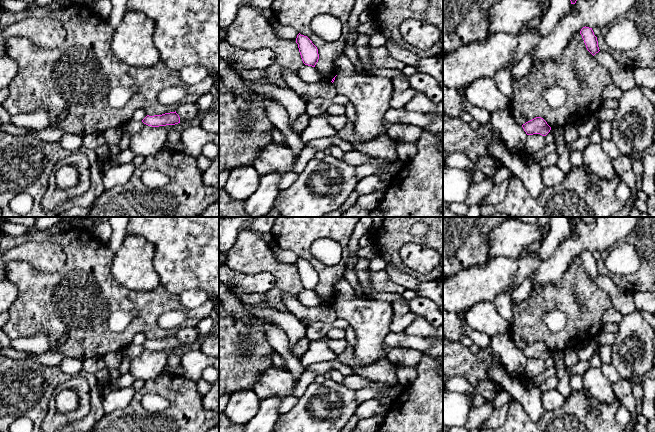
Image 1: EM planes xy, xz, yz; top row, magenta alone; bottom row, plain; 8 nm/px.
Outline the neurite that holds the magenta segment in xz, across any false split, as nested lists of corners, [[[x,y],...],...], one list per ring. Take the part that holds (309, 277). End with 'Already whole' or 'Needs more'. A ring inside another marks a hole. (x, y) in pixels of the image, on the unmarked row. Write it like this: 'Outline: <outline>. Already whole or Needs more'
Outline: [[[300,257],[297,259],[296,267],[298,268],[303,287],[315,291],[319,283],[317,271],[307,260],[301,259]]]. Already whole

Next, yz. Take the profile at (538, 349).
Outline: [[[536,341],[526,346],[522,351],[527,359],[540,358],[546,360],[551,354],[551,351],[541,341]]]. Already whole

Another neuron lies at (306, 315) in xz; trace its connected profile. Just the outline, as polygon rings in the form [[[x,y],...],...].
[[[289,292],[282,293],[282,300],[288,312],[293,314],[305,326],[308,326],[313,322],[332,323],[338,318],[332,306],[304,306],[296,295]]]

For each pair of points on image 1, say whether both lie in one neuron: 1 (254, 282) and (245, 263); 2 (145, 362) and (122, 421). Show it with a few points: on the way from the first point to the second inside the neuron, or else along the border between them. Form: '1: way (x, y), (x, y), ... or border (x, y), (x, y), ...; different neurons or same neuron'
1: border (229, 267), (241, 273), (269, 272), (274, 280); different neurons
2: border (160, 374), (146, 381); different neurons

